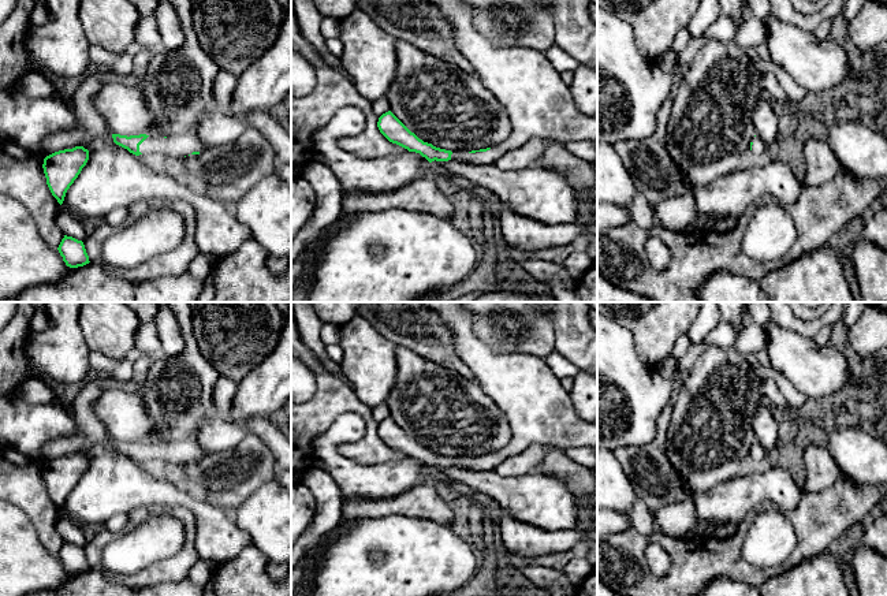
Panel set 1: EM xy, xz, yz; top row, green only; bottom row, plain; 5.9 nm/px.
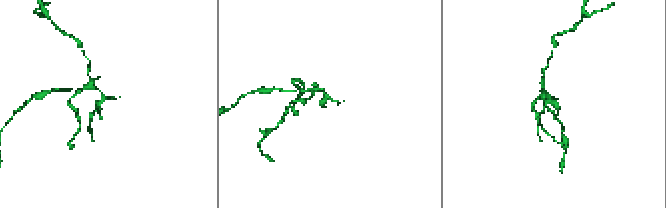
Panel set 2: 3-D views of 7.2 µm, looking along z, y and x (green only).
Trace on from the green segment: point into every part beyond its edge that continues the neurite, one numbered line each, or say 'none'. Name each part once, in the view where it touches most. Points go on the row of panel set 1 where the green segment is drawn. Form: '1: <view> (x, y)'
1: xz (539, 104)

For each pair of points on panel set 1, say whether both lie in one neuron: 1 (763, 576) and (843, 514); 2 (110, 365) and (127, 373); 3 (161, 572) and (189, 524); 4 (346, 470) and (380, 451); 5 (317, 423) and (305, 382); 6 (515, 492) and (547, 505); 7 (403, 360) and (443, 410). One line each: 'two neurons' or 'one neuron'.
1: one neuron
2: one neuron
3: one neuron
4: two neurons
5: two neurons
6: one neuron
7: one neuron

